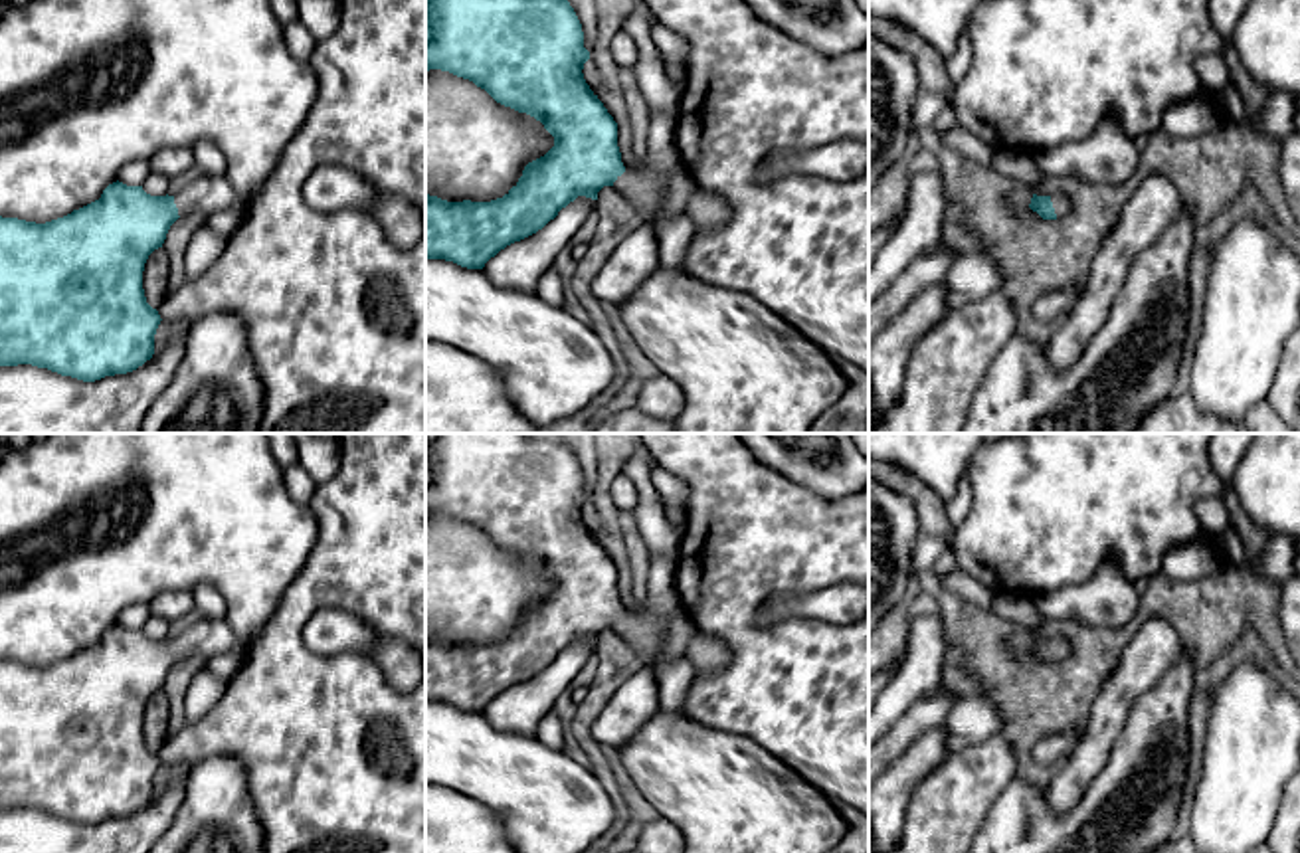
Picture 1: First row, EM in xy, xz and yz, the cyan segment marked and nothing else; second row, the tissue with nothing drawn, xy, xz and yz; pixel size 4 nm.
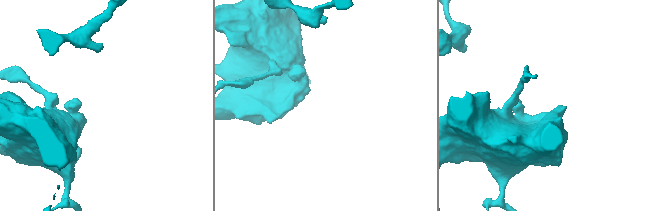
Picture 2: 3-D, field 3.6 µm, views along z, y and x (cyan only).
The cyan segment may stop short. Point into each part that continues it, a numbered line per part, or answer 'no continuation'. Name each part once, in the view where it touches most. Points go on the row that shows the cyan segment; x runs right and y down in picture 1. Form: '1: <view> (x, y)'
1: yz (1061, 204)

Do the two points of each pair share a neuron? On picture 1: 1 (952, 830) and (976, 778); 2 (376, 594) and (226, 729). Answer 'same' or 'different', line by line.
1: same
2: same

